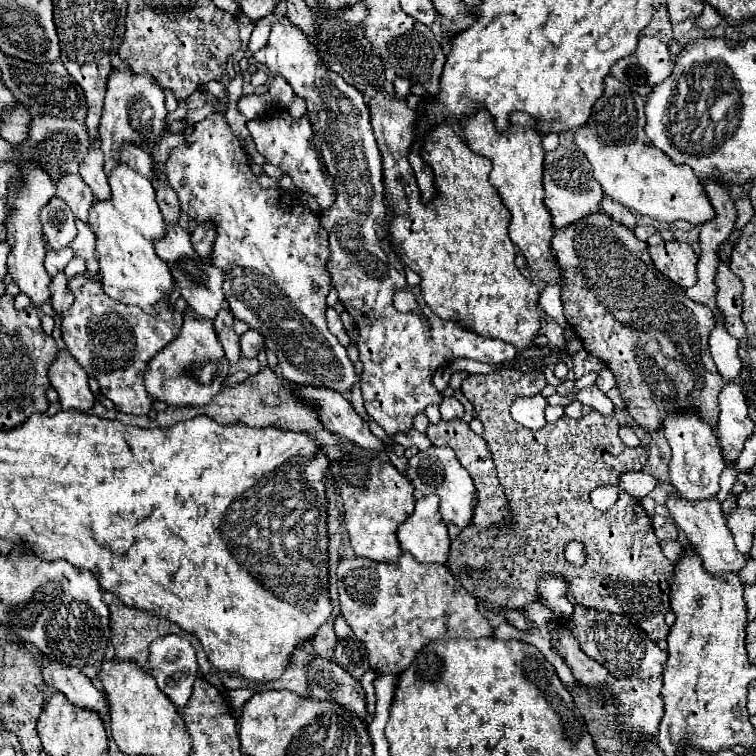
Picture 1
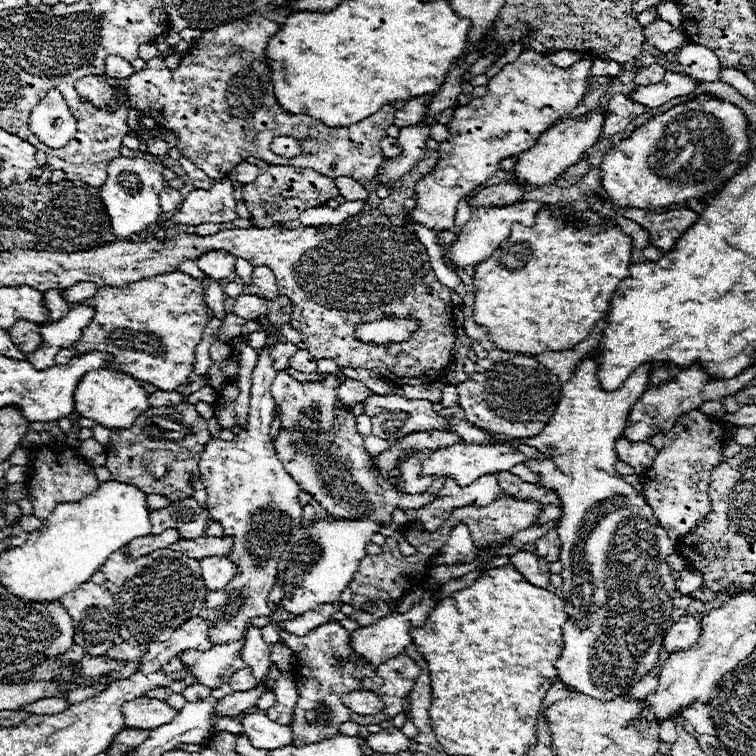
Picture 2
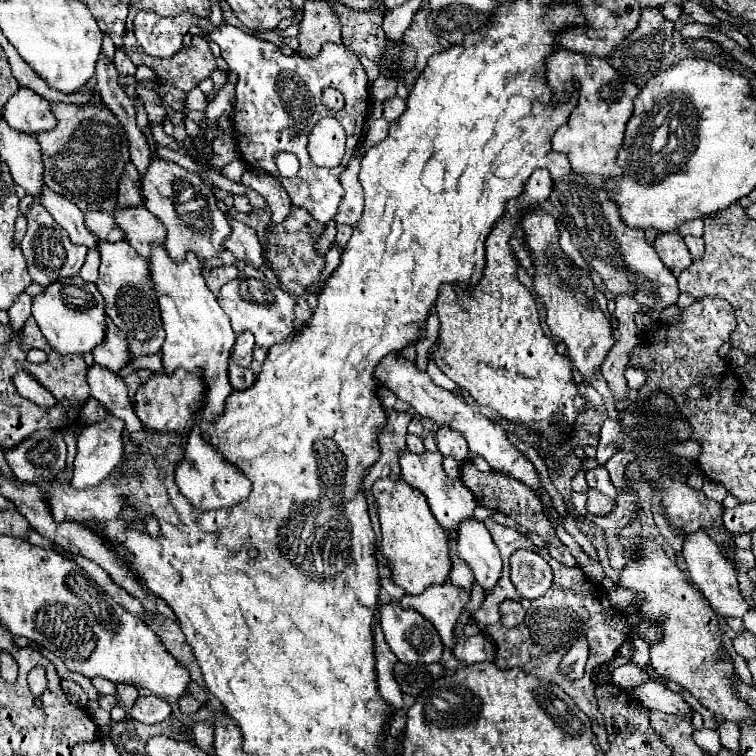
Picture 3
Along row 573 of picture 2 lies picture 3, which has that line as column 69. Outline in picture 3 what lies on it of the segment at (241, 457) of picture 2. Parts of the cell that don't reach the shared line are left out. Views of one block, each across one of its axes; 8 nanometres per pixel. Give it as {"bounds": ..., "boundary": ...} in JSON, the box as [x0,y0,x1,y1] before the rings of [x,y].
{"bounds":[20,202,88,288],"boundary":[[[34,202],[28,208],[26,220],[28,220],[28,230],[26,230],[24,240],[20,242],[20,248],[22,248],[22,254],[26,258],[30,278],[36,284],[40,284],[42,288],[48,288],[54,280],[76,276],[80,272],[80,268],[84,266],[88,248],[72,244],[70,238],[66,236],[66,230],[54,222],[54,218],[50,216],[50,212],[40,202]]]}

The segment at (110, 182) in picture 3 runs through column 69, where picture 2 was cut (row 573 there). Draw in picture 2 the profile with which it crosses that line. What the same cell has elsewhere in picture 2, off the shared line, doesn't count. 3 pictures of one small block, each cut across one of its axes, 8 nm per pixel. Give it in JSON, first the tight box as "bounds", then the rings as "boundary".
{"bounds":[102,548,208,642],"boundary":[[[168,548],[154,550],[138,560],[128,560],[124,550],[118,550],[104,562],[102,572],[106,576],[106,586],[116,588],[120,636],[124,642],[166,642],[176,628],[188,618],[198,616],[204,608],[208,590],[200,578],[200,562]]]}

